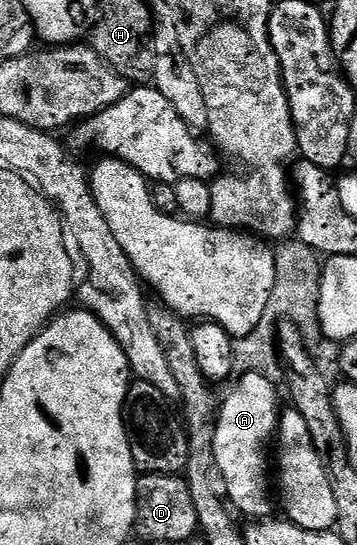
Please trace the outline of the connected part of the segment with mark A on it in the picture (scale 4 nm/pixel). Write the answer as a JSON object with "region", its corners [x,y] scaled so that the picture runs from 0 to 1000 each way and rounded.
{"region":[[[723,684],[672,688],[658,703],[661,712],[630,732],[625,727],[611,747],[599,839],[605,857],[622,861],[622,875],[633,875],[633,897],[647,928],[675,947],[678,943],[697,945],[697,954],[728,956],[759,947],[751,943],[762,938],[762,923],[768,930],[765,910],[762,916],[751,910],[756,835],[754,829],[751,835],[739,829],[739,813],[765,811],[779,789],[790,741],[773,727],[776,705]]]}

